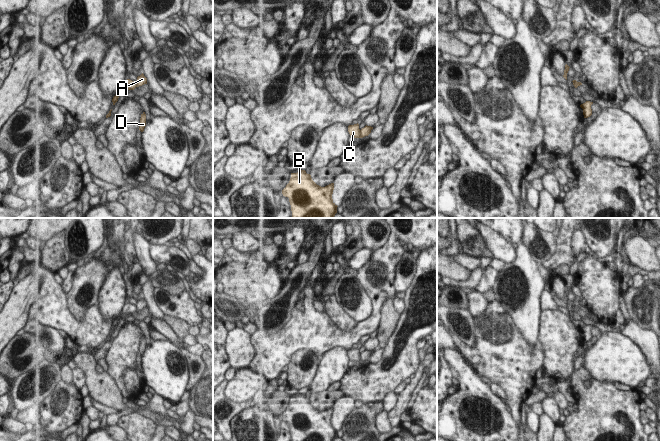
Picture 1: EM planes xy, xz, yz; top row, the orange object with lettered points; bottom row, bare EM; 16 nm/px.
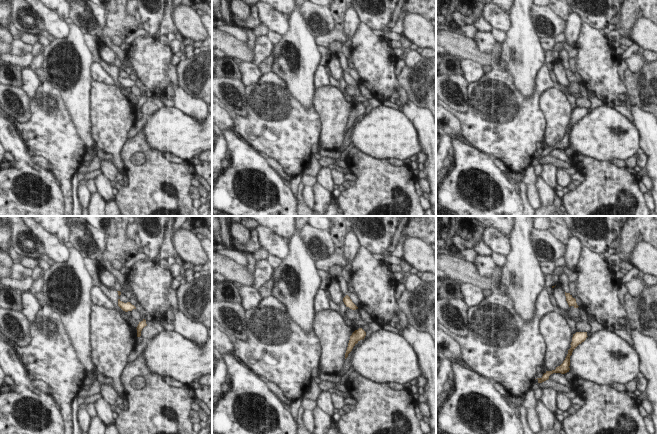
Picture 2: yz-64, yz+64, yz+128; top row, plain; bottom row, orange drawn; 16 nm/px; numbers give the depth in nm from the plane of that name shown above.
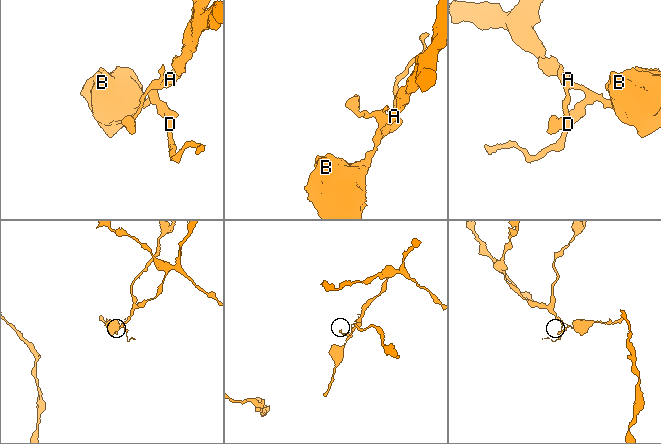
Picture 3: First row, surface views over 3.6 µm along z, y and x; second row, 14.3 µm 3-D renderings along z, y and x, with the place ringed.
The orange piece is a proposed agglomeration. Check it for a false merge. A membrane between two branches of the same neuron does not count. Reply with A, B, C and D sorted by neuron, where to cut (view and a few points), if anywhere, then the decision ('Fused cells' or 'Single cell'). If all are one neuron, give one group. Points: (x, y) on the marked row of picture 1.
Groups: A / B C D. Split along xz (359, 130), (360, 137). Fused cells

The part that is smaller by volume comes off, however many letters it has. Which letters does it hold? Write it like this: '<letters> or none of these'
B, C, D

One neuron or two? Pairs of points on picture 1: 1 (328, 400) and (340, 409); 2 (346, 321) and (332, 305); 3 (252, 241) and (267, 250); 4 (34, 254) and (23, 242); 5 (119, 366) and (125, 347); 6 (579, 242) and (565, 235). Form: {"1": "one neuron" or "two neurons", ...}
{"1": "two neurons", "2": "one neuron", "3": "two neurons", "4": "one neuron", "5": "one neuron", "6": "two neurons"}

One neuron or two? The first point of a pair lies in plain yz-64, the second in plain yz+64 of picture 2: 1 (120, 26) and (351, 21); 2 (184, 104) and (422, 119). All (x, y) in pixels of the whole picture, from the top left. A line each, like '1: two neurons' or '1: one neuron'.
1: two neurons
2: one neuron

